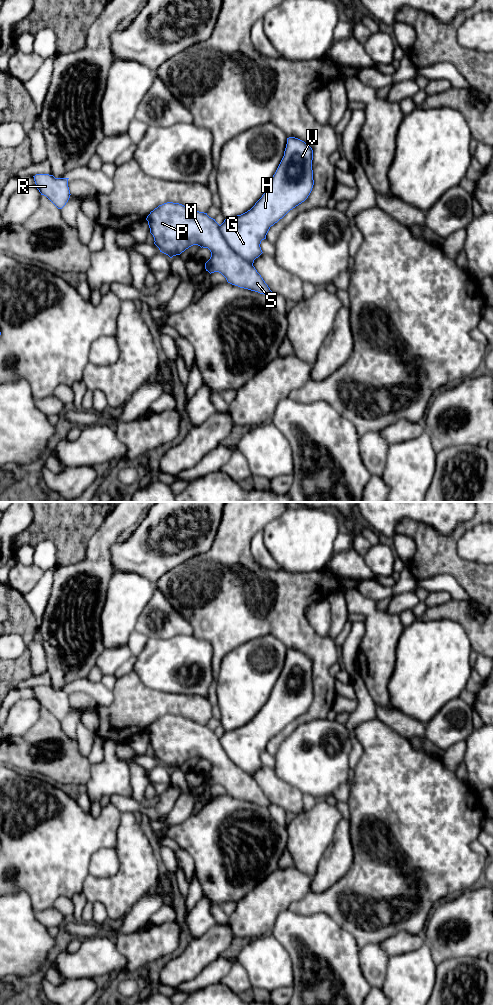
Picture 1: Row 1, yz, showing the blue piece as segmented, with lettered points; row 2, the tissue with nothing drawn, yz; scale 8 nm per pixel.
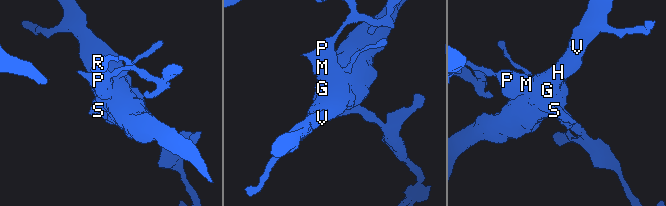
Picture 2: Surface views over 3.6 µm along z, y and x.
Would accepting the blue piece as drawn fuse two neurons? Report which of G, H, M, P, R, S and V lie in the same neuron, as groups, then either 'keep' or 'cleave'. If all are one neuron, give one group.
G H V / M P R S | cleave

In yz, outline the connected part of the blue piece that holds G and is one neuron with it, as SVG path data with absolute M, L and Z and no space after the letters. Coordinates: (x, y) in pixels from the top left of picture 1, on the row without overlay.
M287 650L284 668L266 704L250 722L219 737L228 758L249 776L263 765L260 756L270 739L310 707L312 672L313 662L307 655Z

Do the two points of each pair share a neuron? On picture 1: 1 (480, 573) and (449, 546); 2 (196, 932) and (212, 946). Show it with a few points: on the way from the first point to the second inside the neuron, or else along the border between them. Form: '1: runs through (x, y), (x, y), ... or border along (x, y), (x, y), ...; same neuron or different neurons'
1: runs through (470, 573), (451, 556); same neuron
2: border along (216, 923), (195, 938); different neurons

